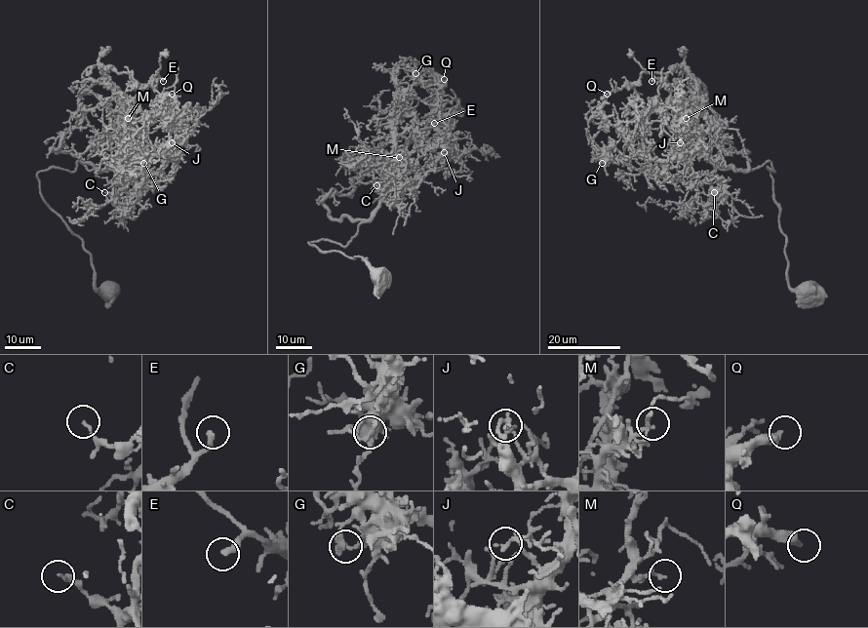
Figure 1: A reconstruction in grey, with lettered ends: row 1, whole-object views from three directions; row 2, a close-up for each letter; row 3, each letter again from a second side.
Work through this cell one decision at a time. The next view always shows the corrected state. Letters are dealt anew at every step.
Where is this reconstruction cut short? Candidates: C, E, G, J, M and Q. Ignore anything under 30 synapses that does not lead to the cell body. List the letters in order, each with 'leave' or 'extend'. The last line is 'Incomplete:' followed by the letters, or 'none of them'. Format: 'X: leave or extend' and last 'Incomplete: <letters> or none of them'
C: leave
E: leave
G: leave
J: leave
M: leave
Q: leave
Incomplete: none of them

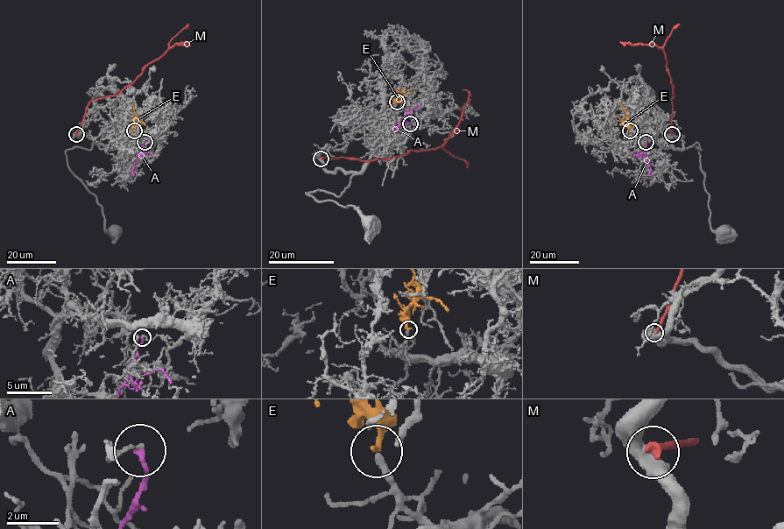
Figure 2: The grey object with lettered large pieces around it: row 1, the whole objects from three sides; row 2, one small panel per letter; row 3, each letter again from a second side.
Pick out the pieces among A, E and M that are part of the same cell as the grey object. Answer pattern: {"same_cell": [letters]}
{"same_cell": ["E"]}

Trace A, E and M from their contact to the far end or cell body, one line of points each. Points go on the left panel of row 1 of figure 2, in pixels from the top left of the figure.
A: (144, 143), (131, 168), (133, 176)
E: (134, 130), (133, 102)
M: (76, 134), (86, 106), (91, 101), (118, 95), (144, 67), (174, 45), (188, 44), (184, 42)

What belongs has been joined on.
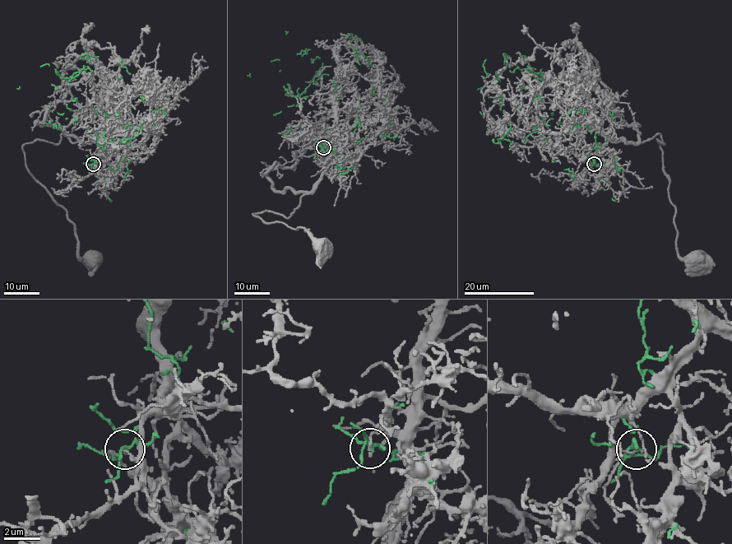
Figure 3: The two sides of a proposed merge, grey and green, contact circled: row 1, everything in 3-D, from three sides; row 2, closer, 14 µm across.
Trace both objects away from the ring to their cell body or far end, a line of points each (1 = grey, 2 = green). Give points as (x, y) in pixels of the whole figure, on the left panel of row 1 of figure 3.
1: (93, 164), (96, 141), (62, 133), (58, 143), (22, 146), (28, 171), (64, 209), (77, 253), (91, 262)
2: (93, 164), (44, 123), (63, 113), (68, 78), (121, 60), (122, 143), (141, 127), (140, 95)

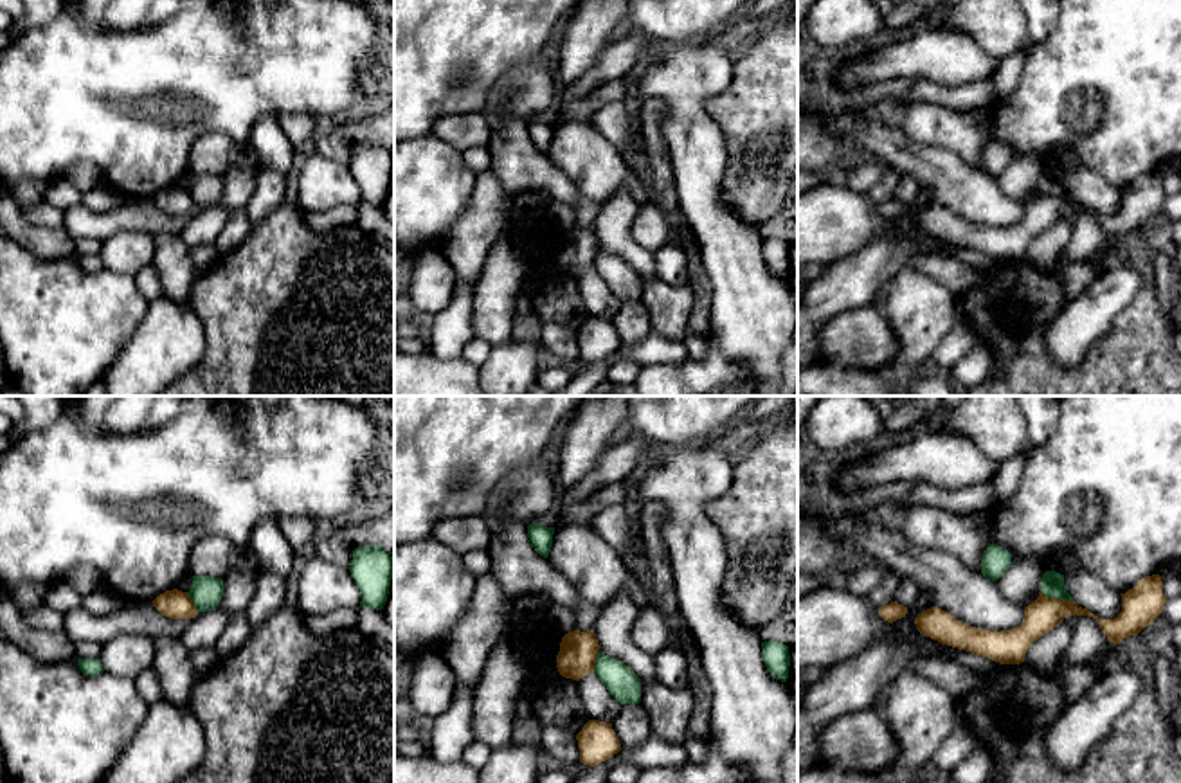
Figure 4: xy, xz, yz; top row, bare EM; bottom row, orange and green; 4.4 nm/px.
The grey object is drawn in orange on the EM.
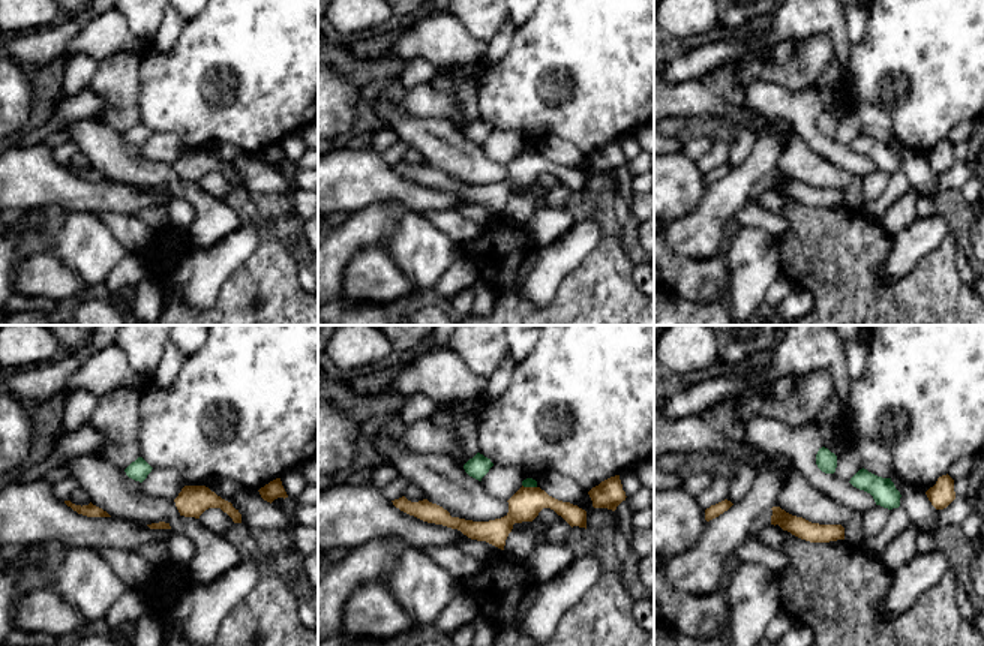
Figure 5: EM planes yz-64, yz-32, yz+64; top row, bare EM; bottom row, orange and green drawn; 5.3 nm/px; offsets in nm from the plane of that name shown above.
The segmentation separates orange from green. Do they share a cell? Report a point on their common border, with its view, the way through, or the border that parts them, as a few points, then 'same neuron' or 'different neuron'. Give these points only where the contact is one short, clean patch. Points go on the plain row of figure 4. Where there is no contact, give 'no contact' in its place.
contact yz (1055, 195); different neuron

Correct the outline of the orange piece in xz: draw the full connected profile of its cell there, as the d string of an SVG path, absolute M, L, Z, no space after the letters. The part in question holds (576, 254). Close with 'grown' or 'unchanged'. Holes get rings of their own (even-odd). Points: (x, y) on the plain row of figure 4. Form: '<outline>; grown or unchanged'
M572 227L562 234L556 265L562 274L580 277L594 268L600 241L592 227Z; unchanged

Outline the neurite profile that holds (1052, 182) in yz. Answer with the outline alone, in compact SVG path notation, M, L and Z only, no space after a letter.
M1046 167L1041 178L1041 189L1048 194L1073 198L1071 191L1064 182L1064 171L1055 167Z

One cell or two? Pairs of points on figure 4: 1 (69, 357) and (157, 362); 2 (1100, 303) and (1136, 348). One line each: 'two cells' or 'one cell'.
1: two cells
2: two cells

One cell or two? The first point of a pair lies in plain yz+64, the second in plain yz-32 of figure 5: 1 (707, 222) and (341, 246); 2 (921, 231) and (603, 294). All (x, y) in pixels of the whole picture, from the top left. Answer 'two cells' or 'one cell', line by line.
1: one cell
2: two cells

